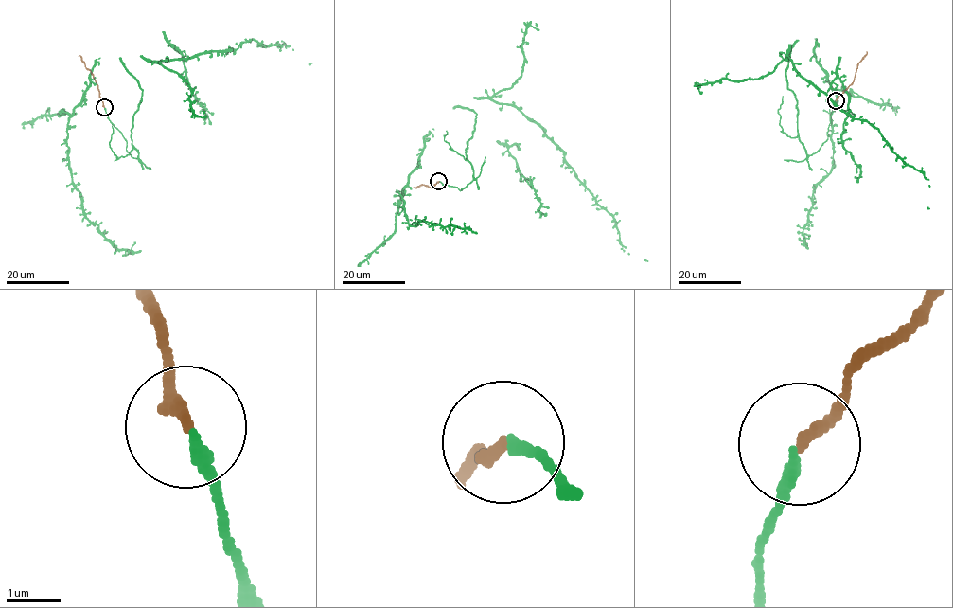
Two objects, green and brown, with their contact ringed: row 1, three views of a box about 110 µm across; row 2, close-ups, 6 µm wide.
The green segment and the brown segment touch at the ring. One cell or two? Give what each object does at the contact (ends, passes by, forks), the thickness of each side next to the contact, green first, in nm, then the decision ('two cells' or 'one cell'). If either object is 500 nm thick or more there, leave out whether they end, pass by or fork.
green ends | brown ends | 200/220 nm | one cell

